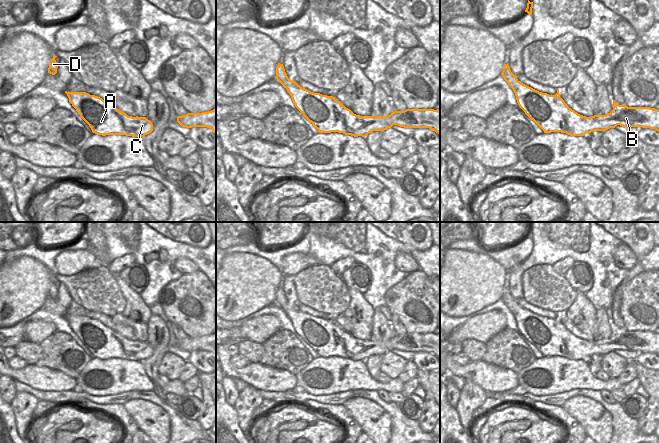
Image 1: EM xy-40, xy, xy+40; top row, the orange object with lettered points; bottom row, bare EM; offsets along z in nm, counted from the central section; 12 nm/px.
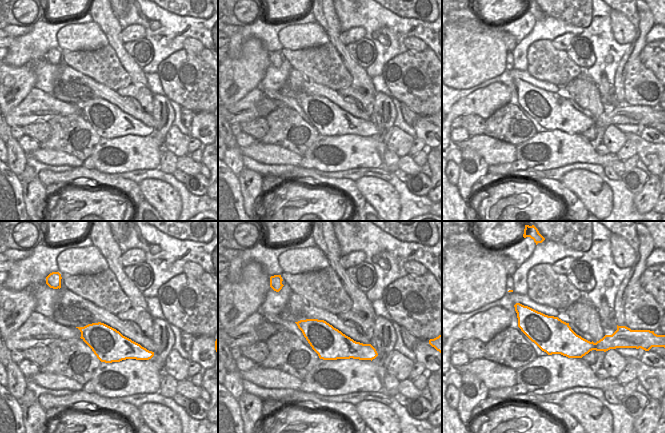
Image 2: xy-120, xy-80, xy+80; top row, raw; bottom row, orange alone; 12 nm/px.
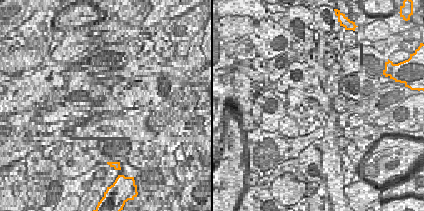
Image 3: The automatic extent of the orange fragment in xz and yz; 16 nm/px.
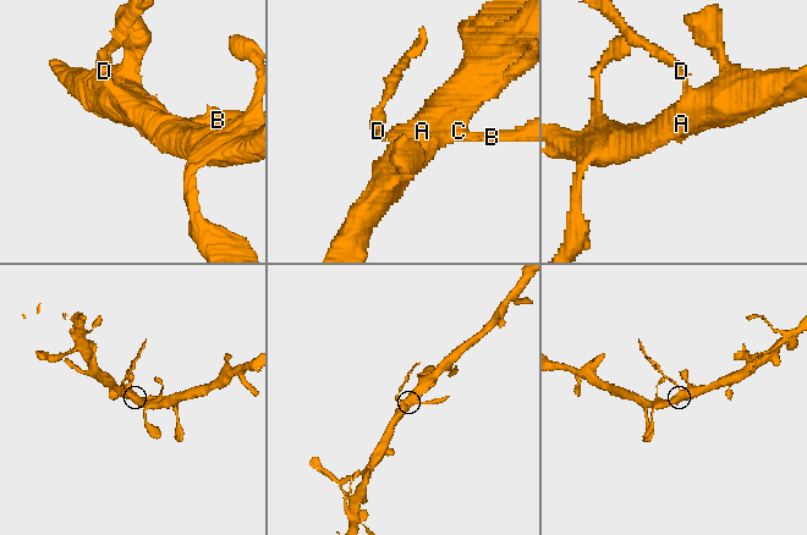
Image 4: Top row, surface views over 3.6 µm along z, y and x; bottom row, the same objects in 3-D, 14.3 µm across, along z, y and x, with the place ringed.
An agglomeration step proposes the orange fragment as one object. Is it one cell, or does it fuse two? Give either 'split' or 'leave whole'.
split

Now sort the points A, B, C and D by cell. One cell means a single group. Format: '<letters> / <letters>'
A B C / D

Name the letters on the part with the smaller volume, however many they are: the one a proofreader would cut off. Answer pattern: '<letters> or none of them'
D

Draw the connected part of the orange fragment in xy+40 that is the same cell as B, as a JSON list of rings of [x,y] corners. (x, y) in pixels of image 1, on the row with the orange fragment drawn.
[[[516,79],[516,83],[511,87],[515,93],[519,107],[525,114],[533,120],[544,133],[561,132],[570,136],[584,136],[593,131],[606,131],[615,128],[617,125],[622,127],[642,127],[655,129],[659,132],[659,110],[650,107],[628,107],[619,105],[613,100],[613,110],[606,115],[594,115],[586,117],[578,114],[568,107],[560,97],[559,90],[555,95],[539,92]]]

